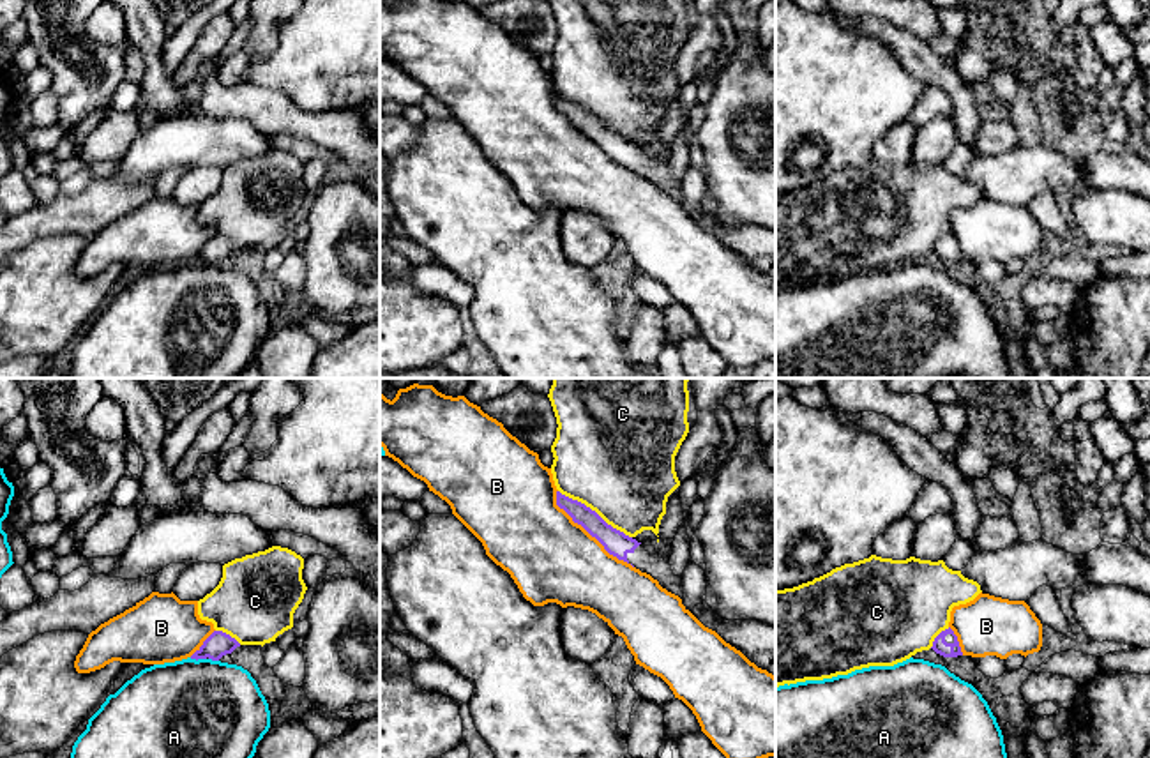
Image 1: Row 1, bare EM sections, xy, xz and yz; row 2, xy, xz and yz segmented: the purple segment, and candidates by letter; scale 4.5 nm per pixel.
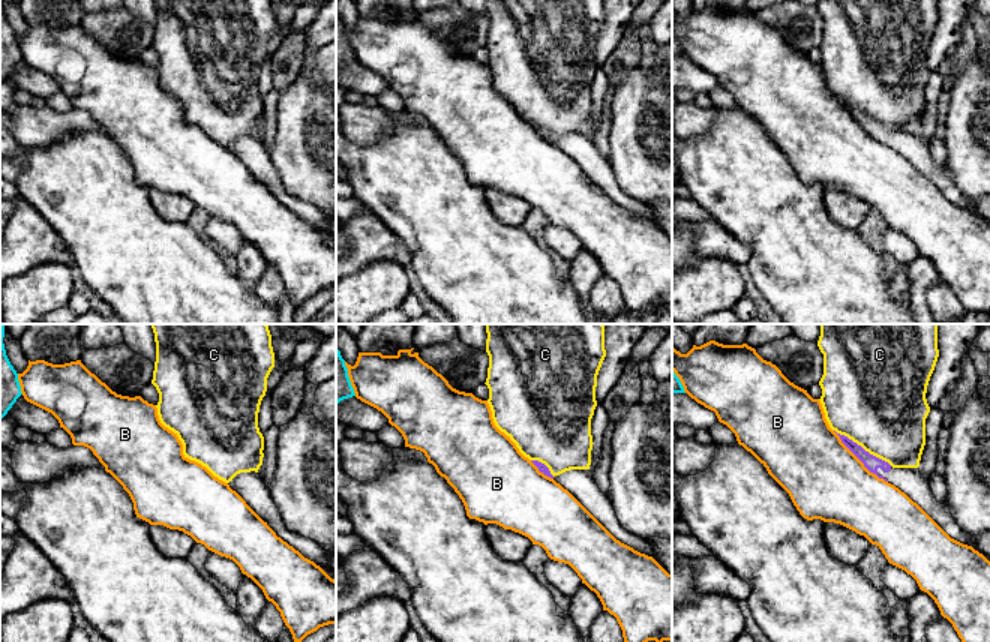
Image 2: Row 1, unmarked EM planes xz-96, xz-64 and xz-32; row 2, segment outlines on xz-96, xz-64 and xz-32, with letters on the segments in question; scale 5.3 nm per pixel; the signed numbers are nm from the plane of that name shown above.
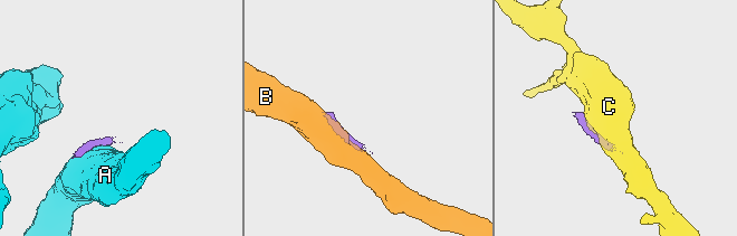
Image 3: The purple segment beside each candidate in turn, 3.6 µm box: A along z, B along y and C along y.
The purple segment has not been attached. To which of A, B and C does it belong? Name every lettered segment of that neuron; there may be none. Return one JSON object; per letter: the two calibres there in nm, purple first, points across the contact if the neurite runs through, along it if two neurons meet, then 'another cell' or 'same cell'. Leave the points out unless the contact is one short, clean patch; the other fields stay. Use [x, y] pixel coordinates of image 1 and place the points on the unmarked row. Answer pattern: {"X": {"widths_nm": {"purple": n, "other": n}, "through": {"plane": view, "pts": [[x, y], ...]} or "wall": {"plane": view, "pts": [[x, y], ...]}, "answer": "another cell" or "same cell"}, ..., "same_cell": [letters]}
{"A": {"widths_nm": {"purple": 120, "other": 480}, "answer": "another cell"}, "B": {"widths_nm": {"purple": 110, "other": 400}, "answer": "another cell"}, "C": {"widths_nm": {"purple": 110, "other": 500}, "answer": "another cell"}, "same_cell": []}

